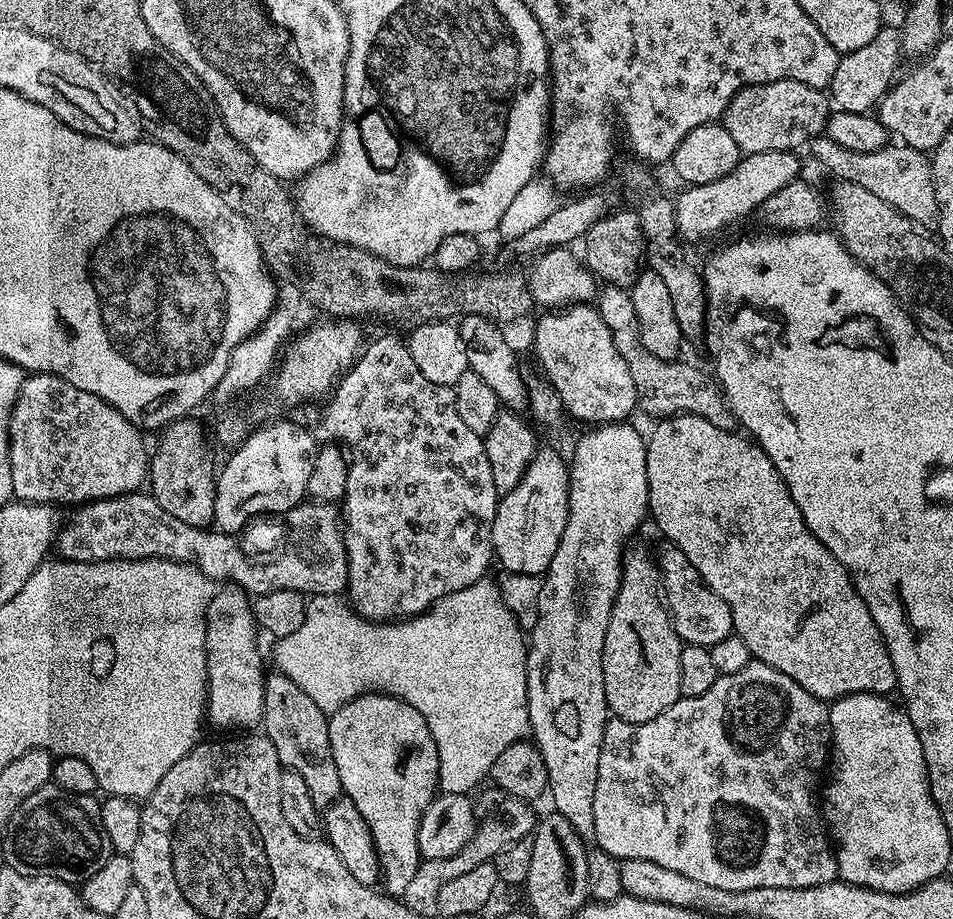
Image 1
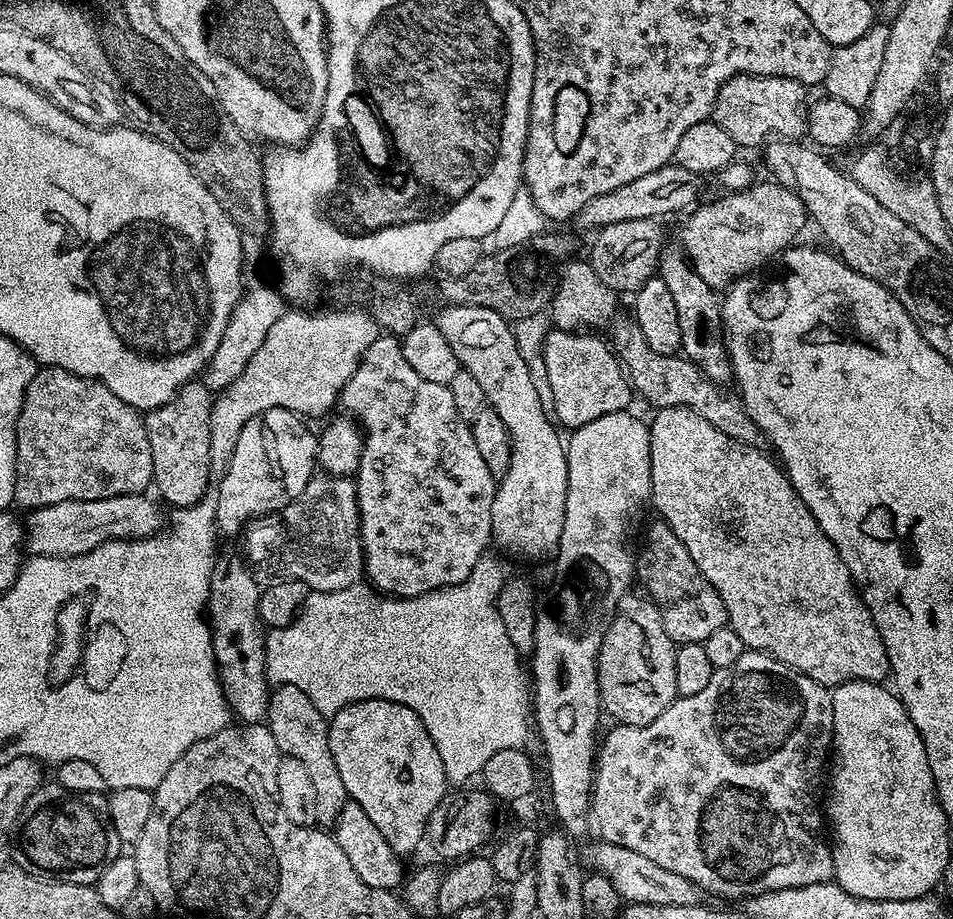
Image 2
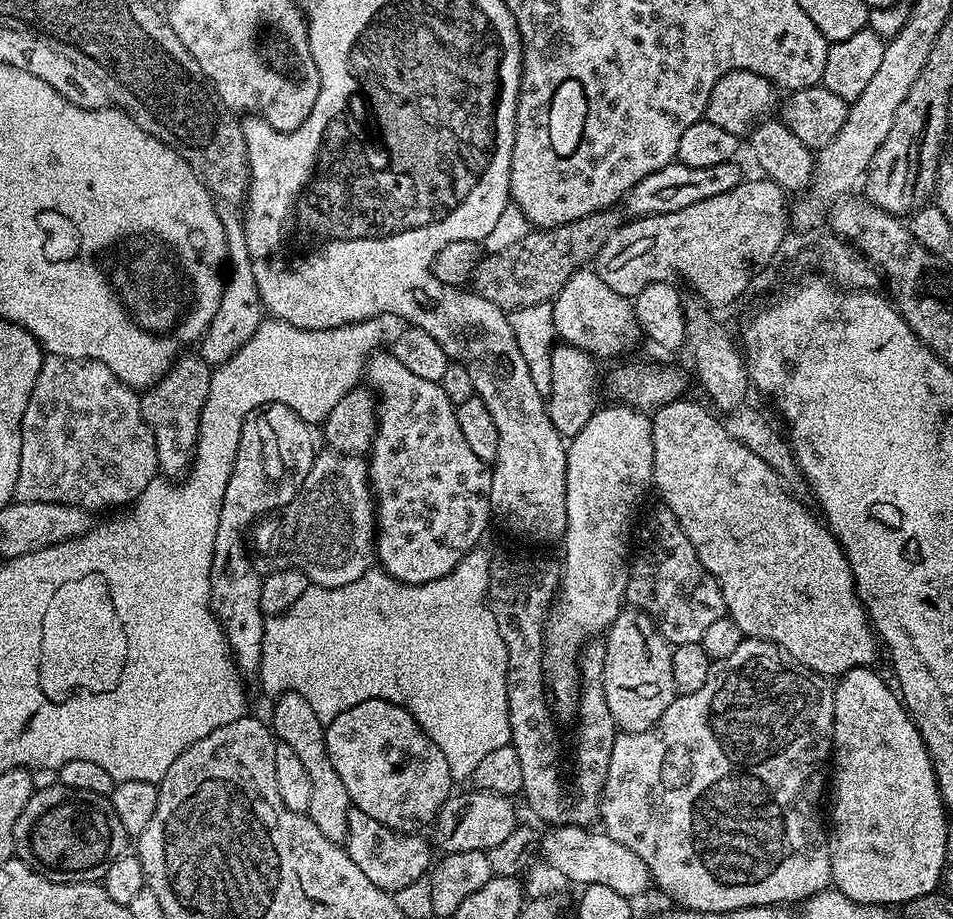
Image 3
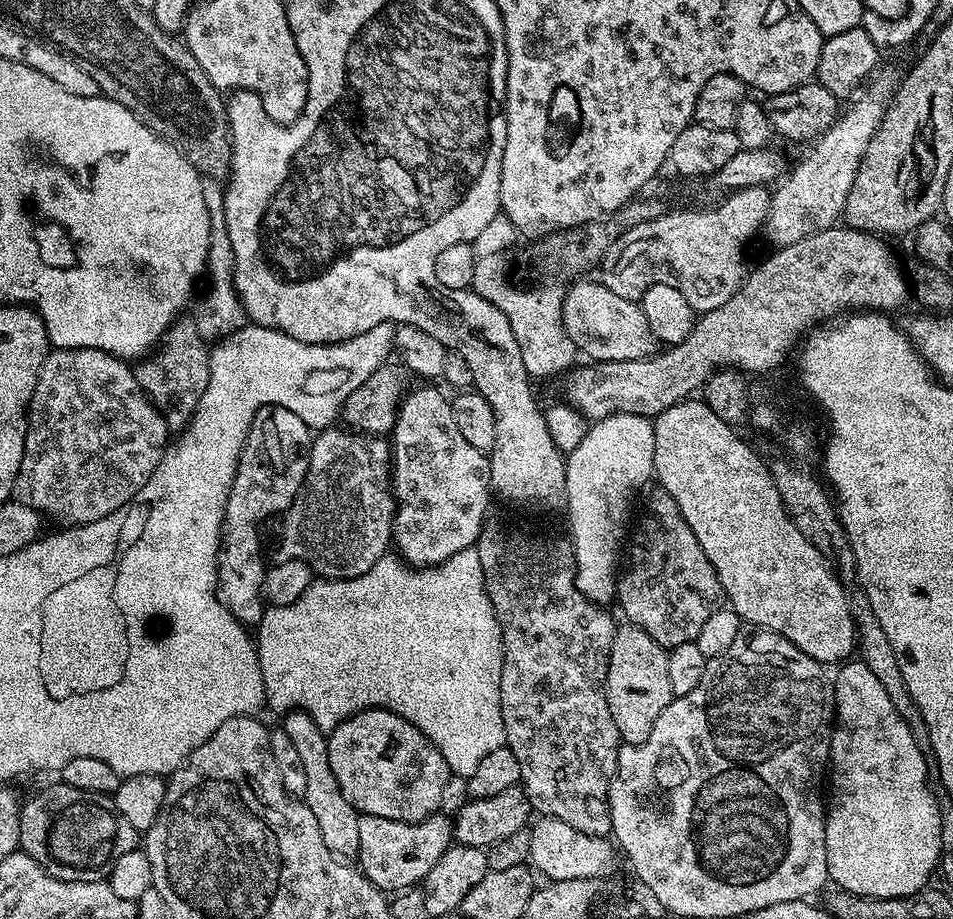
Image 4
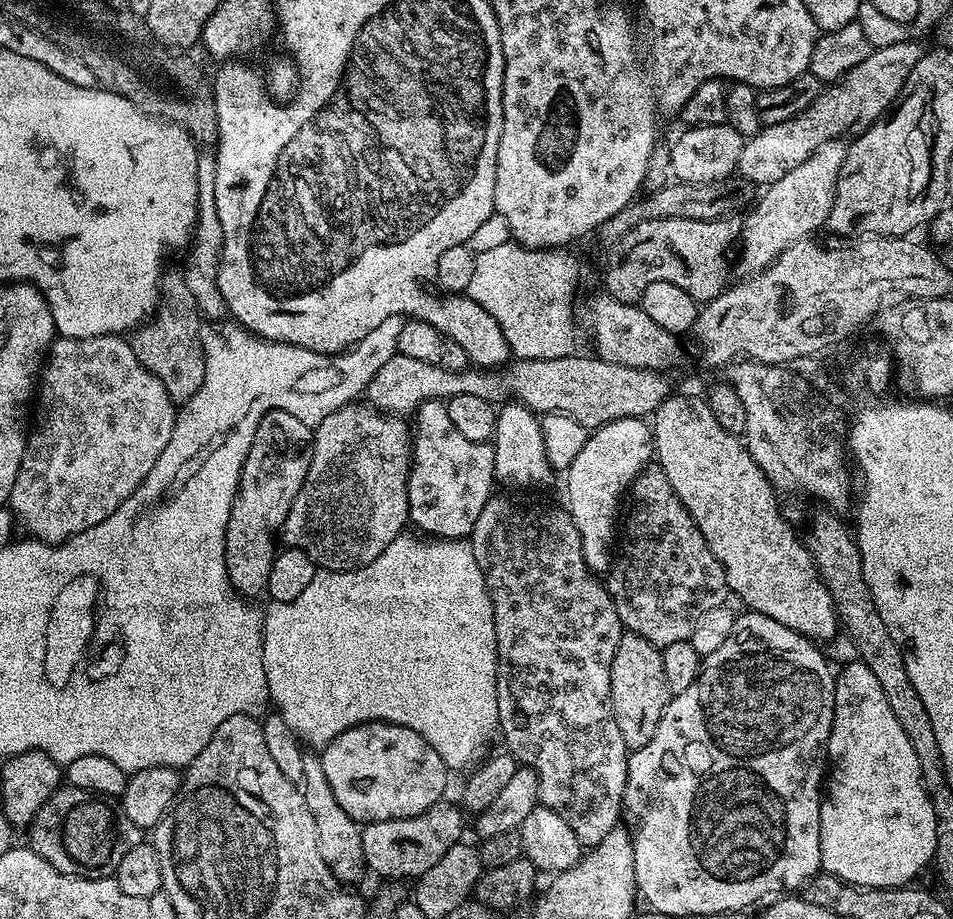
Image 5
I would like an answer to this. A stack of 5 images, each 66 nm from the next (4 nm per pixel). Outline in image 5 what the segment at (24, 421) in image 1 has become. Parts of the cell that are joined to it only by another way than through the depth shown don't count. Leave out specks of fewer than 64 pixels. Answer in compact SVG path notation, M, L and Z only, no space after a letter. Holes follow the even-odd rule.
M123 335L99 336L98 338L78 338L77 340L66 340L56 338L52 341L52 347L46 353L46 359L42 365L42 371L38 377L38 399L34 404L34 427L29 431L24 446L24 457L18 470L18 478L14 478L14 486L8 495L7 507L10 509L15 523L25 528L27 535L34 540L41 540L43 544L60 544L71 536L78 535L82 530L90 526L98 526L154 470L154 462L158 462L158 454L166 450L166 442L170 442L170 434L176 425L178 415L177 405L166 394L166 388L153 372L148 372L140 364L139 358L134 354L131 343Z

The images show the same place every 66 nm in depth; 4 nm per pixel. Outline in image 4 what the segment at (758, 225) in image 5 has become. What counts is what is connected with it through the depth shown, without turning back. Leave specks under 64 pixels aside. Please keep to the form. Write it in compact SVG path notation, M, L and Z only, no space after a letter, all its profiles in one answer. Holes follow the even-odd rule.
M890 77L875 80L851 101L853 104L845 112L843 109L842 114L837 115L830 130L823 132L809 147L813 148L796 165L793 163L787 175L775 185L768 221L762 229L772 246L793 244L810 234L818 234L833 227L843 217L846 198L850 186L854 184L866 146L870 146L870 138L874 138L894 91L894 80Z

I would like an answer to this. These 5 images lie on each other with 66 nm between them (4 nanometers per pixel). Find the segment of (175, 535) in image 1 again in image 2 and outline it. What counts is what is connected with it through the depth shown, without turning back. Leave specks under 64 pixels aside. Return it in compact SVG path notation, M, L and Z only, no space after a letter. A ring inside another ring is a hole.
M313 475L312 480L279 512L253 519L245 527L242 541L246 548L247 563L255 576L267 578L295 578L307 586L309 591L332 593L359 583L364 574L364 548L360 538L360 511L356 502L355 479L346 476ZM147 495L115 496L114 498L98 498L97 500L67 500L50 506L31 509L27 513L28 521L23 521L23 547L29 557L34 556L77 556L86 554L108 540L141 540L147 536L155 536L161 531L160 512L147 500Z

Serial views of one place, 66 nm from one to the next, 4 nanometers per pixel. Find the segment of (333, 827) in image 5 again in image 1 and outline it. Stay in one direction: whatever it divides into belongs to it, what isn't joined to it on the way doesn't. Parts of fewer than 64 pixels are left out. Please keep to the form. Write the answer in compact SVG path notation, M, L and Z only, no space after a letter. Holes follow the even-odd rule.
M273 671L265 675L264 689L266 706L263 735L268 736L270 742L274 742L274 750L278 750L281 765L289 772L302 774L316 809L330 807L335 800L341 799L342 789L338 778L338 766L334 766L334 754L330 750L328 716L322 710L318 710L317 704L281 672Z

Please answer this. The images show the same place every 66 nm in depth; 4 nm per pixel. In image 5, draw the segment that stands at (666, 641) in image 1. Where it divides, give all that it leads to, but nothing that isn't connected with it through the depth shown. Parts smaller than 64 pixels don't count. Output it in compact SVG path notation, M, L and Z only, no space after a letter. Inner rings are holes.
M628 632L618 642L618 650L614 654L614 662L610 666L610 698L614 718L618 722L618 730L622 730L622 738L629 750L646 746L650 738L654 738L654 730L658 730L658 722L668 705L670 693L666 686L666 674L662 674L662 658L660 649L638 634Z

